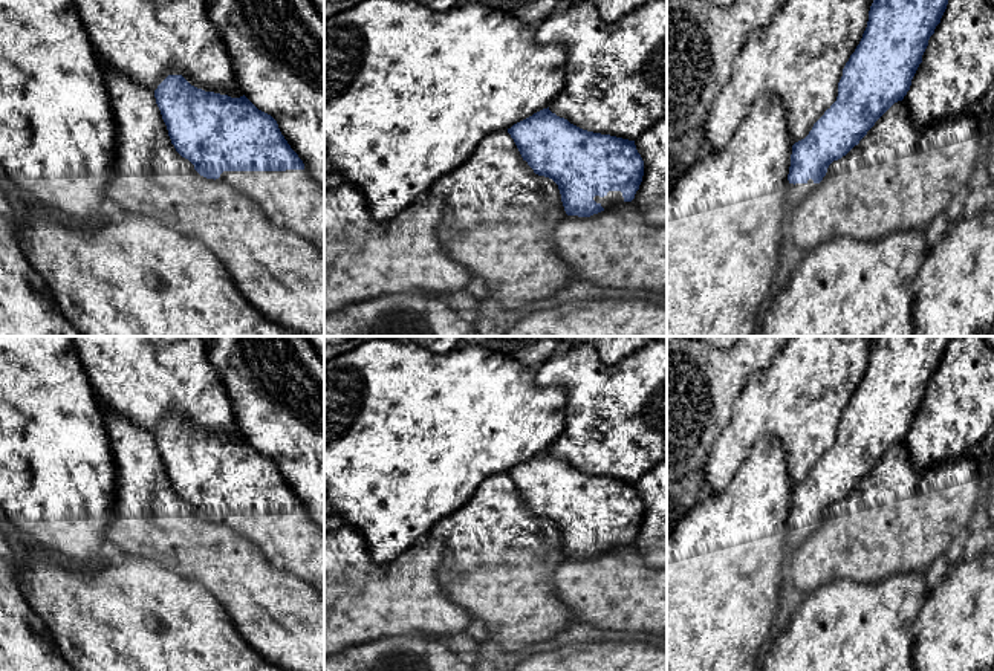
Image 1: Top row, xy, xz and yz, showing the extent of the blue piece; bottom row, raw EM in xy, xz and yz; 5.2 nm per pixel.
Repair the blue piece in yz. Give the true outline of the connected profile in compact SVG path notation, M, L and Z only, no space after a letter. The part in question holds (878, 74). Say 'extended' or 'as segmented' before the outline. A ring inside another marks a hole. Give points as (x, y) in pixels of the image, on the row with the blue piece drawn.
extended | M873 0L862 38L843 69L836 101L809 135L792 145L788 180L794 186L786 199L788 214L818 188L833 160L846 156L895 102L904 99L947 5L948 0Z

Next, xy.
extended | M168 75L154 90L156 104L161 110L162 119L167 125L168 136L171 139L171 144L174 145L176 151L188 159L194 170L206 177L214 179L217 182L226 183L231 188L240 191L242 194L248 196L254 203L257 203L265 217L277 228L287 229L306 240L309 240L313 246L317 246L320 251L324 252L324 190L310 177L310 174L304 170L303 160L298 157L298 154L291 148L284 136L281 135L277 121L258 110L245 95L240 98L231 98L228 95L220 95L214 92L205 92L202 89L197 89L191 86L182 75Z

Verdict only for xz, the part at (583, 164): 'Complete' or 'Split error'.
Split error

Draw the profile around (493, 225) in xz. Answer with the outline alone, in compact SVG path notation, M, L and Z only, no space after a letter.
M508 130L483 138L462 165L430 186L427 200L442 209L439 240L443 249L473 280L485 281L489 300L503 309L544 300L573 281L570 266L554 248L552 234L567 216L558 185L534 173Z

